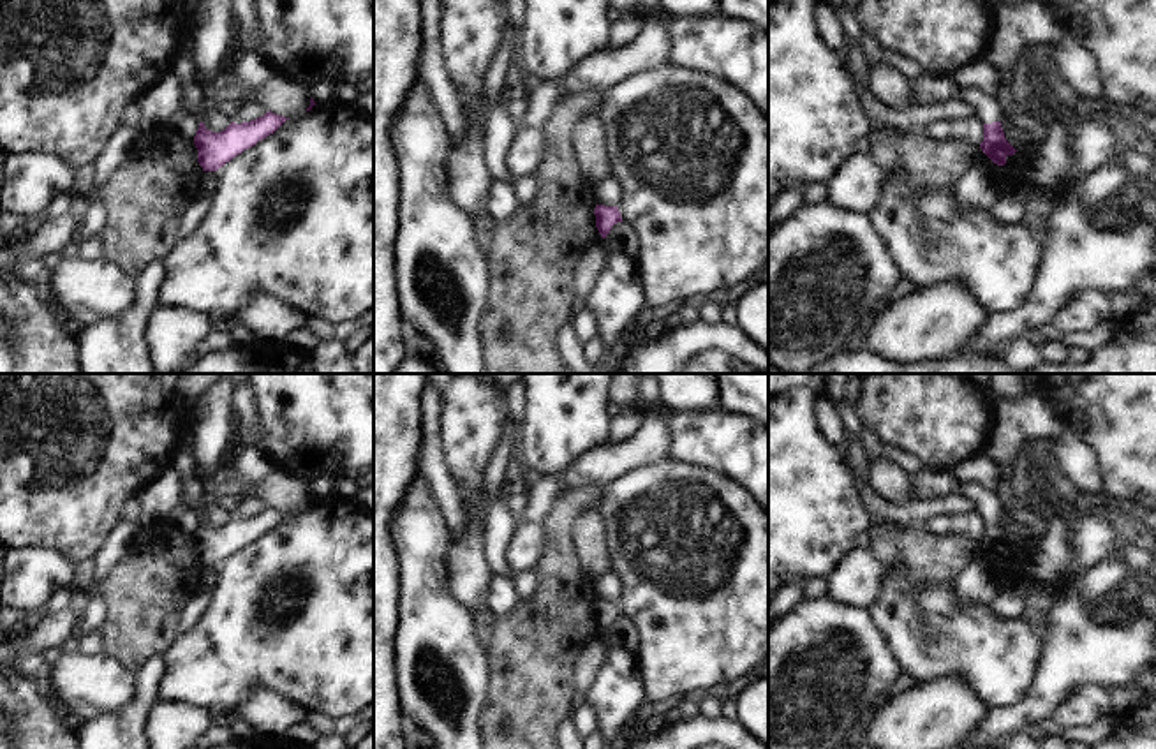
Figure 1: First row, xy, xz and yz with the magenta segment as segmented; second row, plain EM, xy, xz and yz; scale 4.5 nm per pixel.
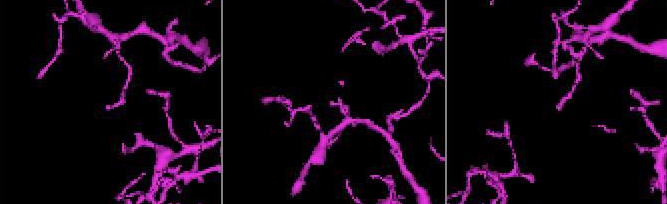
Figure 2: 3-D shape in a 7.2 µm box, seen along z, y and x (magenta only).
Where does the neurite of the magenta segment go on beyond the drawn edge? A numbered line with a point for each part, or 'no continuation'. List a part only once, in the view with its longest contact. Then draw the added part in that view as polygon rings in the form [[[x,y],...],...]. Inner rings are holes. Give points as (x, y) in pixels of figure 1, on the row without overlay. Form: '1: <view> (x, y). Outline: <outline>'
1: yz (987, 501). Outline: [[[969,479],[959,481],[959,492],[967,502],[976,506],[985,518],[1003,515],[1003,504],[996,490],[985,488],[980,483]]]

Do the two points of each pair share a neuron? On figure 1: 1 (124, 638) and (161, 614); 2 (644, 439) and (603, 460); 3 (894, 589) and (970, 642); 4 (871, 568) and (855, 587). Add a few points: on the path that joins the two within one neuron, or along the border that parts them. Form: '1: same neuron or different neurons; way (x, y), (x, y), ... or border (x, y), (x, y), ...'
1: same neuron; way (133, 630), (152, 614)
2: same neuron; way (633, 450), (614, 459)
3: same neuron; way (913, 608), (940, 635), (950, 637)
4: same neuron; way (866, 573), (857, 582)

